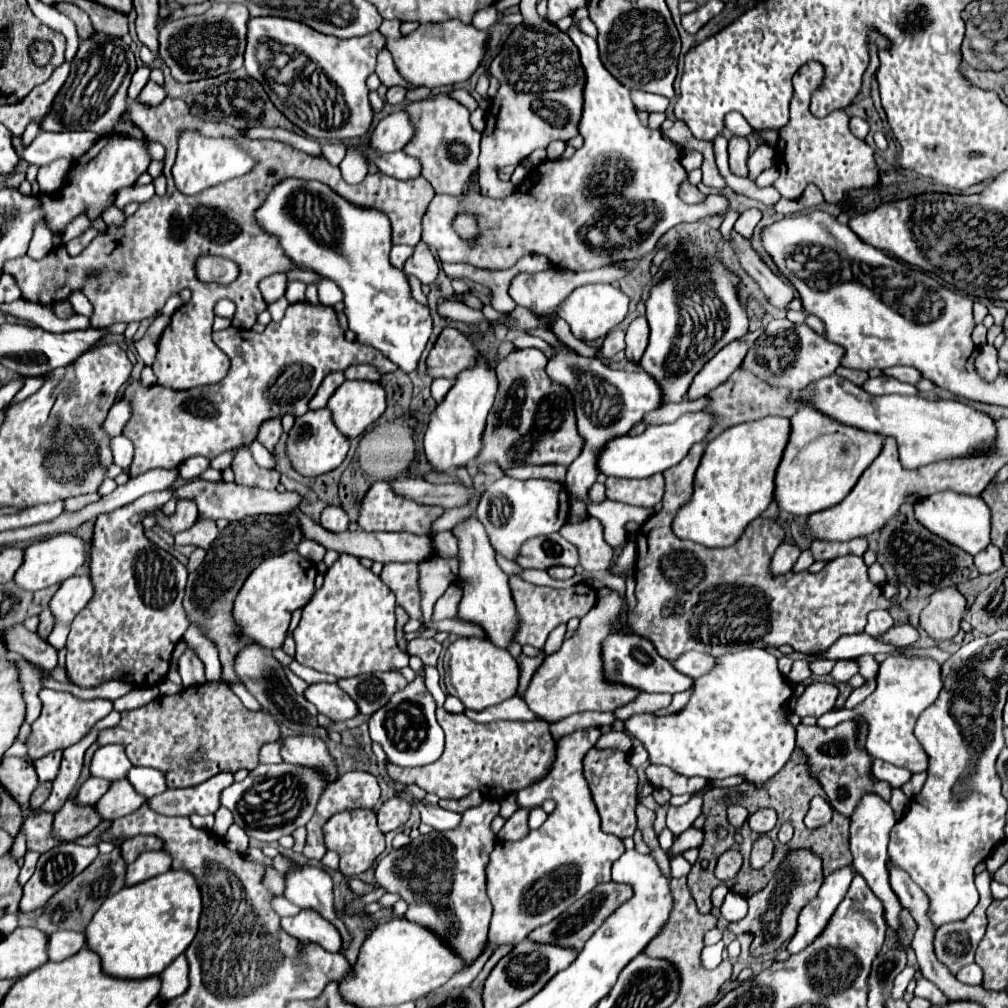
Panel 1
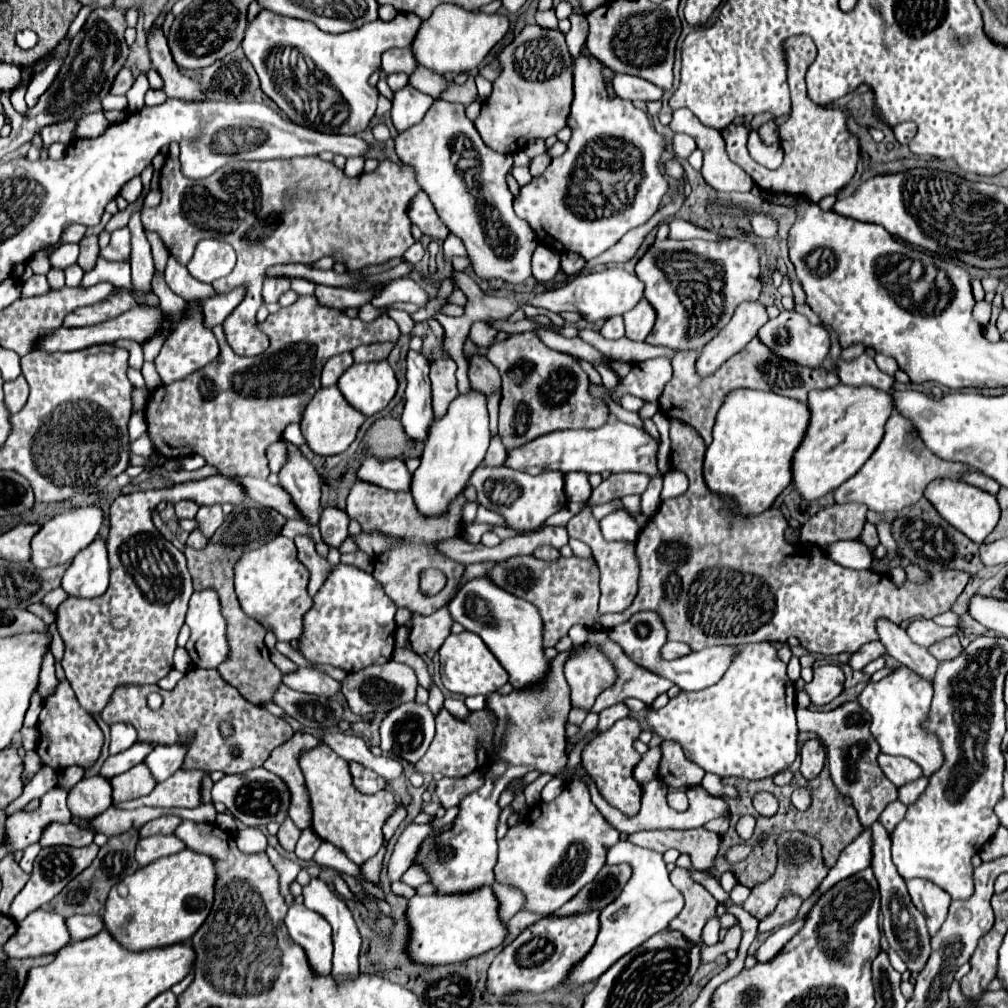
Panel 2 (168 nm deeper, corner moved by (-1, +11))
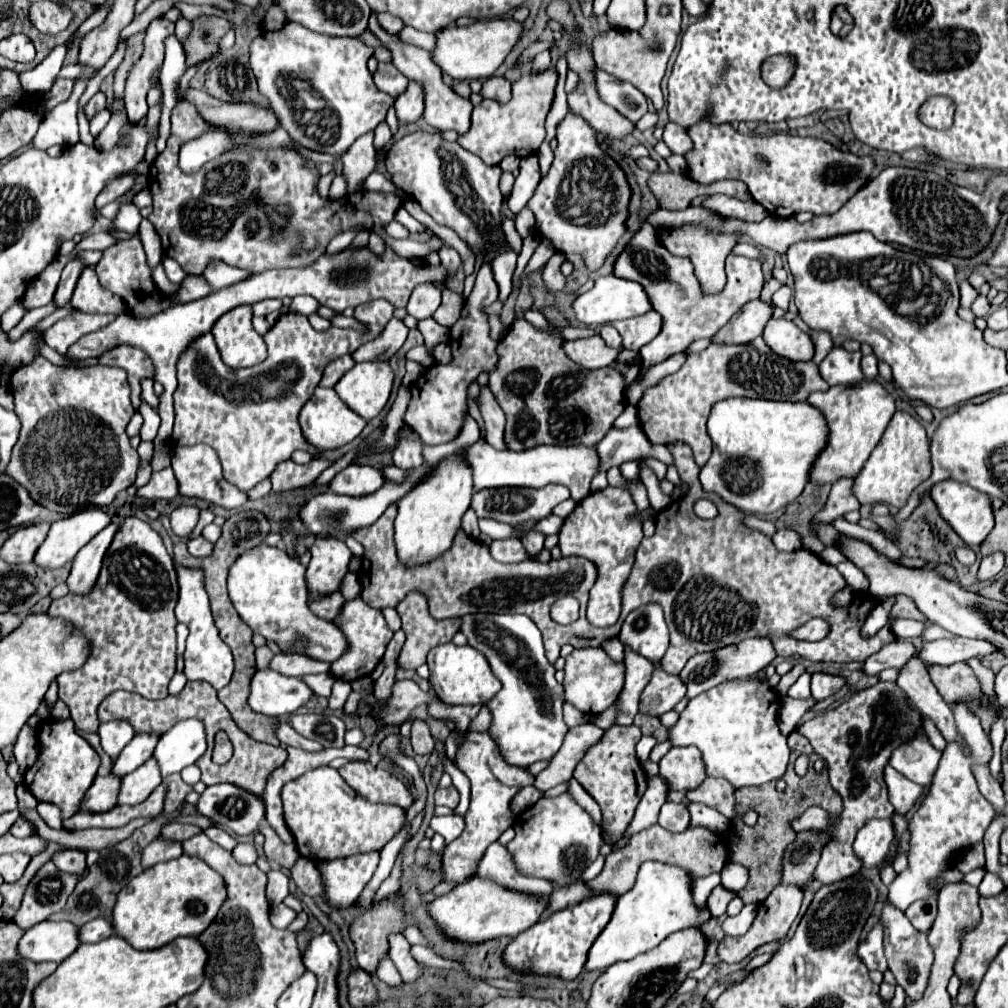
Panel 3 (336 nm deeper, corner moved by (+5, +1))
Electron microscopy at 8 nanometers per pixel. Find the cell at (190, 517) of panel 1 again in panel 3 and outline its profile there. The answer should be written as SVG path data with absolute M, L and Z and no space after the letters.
M179 506L171 512L169 518L171 518L171 530L179 538L187 540L199 520L199 508L197 506Z

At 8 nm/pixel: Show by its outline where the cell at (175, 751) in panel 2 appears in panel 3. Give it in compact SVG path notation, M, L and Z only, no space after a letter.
M183 720L173 730L165 732L159 738L159 744L153 752L153 758L159 764L161 776L169 776L175 772L181 772L185 766L191 766L197 762L197 758L203 756L207 750L205 744L205 730L199 720Z

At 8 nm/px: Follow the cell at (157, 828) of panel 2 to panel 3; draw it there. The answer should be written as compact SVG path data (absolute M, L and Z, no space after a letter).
M171 822L167 826L163 826L161 830L161 836L163 838L169 838L169 840L177 840L177 842L183 842L195 834L199 834L201 828L197 826L189 826L189 824L179 824L179 822Z

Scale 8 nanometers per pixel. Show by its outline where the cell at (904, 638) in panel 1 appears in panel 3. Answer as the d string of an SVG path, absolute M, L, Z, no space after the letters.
M951 638L951 640L933 640L923 642L919 656L925 664L955 664L961 660L969 660L973 656L981 658L985 654L995 652L995 648L985 640L971 640L971 638Z

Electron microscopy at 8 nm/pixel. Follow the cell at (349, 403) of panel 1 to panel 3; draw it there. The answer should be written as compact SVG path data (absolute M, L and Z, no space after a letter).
M387 362L355 364L335 386L339 398L361 418L371 420L385 408L393 384Z

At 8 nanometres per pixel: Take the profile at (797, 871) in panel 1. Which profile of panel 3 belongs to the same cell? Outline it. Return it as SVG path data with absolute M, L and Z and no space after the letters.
M817 830L801 832L799 838L793 844L789 844L783 854L785 870L781 876L781 884L791 884L807 892L811 882L815 880L813 872L825 844L827 844L825 832L817 832Z

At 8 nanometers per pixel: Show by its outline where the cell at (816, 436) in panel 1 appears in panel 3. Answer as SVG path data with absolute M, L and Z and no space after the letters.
M865 380L861 386L833 386L827 392L813 392L807 402L825 416L829 428L829 442L809 470L809 482L823 486L841 478L855 478L895 414L893 398L875 380Z

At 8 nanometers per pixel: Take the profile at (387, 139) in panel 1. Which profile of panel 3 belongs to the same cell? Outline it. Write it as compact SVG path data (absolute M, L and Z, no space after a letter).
M409 82L407 90L395 98L395 110L401 124L417 122L423 116L423 90L417 82Z

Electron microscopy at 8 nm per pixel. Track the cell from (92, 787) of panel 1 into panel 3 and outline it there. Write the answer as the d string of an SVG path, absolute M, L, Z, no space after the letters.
M135 734L135 738L123 748L117 762L111 766L111 774L123 778L125 774L139 768L143 762L147 762L153 756L157 740L159 740L157 734Z

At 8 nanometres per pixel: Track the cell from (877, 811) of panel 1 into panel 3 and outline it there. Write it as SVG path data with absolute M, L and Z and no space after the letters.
M885 900L881 908L881 924L885 932L883 946L885 946L885 958L889 962L889 970L893 972L897 984L905 988L907 996L911 1000L917 1000L927 986L929 966L933 964L933 950L927 942L927 934L921 934L919 930L915 930L913 924L907 920L907 916L897 906L893 906L889 900Z

